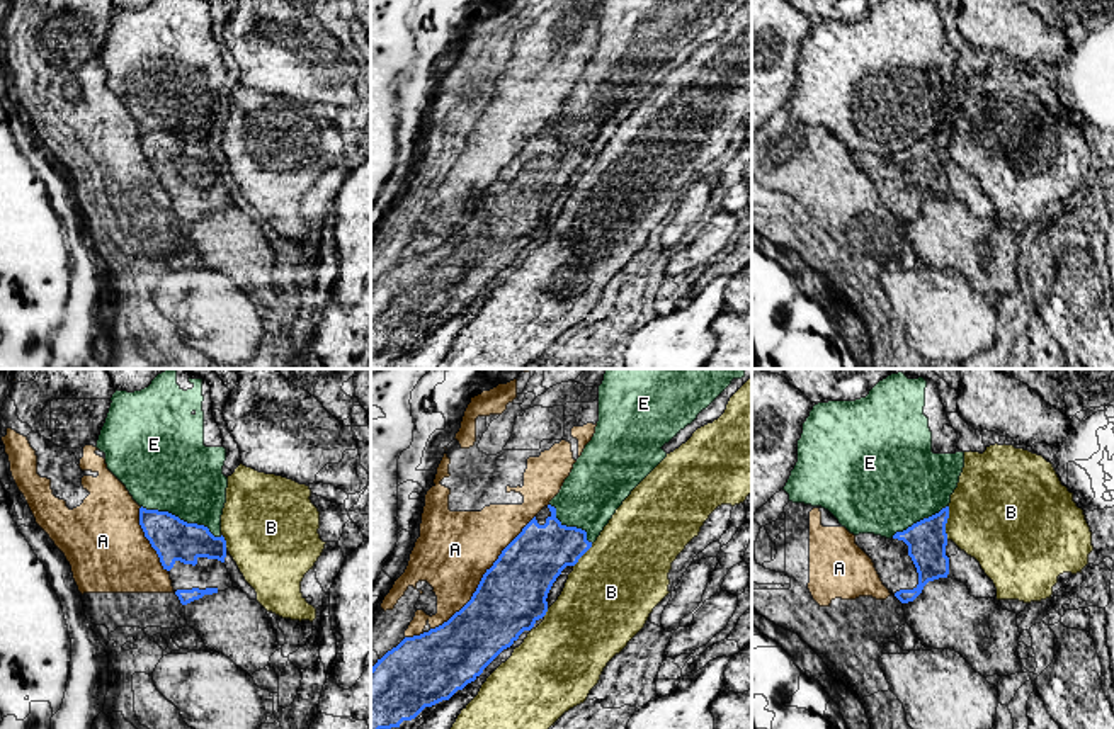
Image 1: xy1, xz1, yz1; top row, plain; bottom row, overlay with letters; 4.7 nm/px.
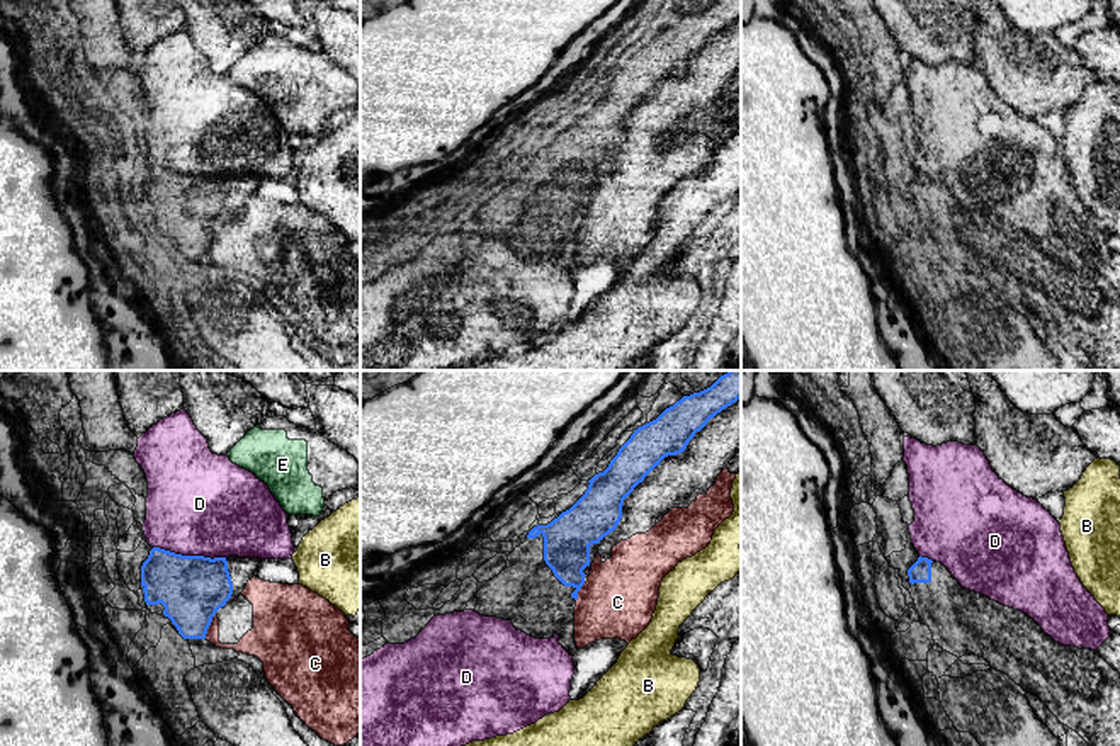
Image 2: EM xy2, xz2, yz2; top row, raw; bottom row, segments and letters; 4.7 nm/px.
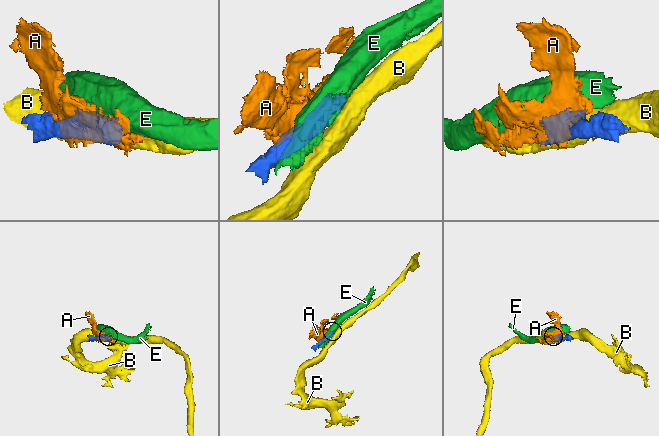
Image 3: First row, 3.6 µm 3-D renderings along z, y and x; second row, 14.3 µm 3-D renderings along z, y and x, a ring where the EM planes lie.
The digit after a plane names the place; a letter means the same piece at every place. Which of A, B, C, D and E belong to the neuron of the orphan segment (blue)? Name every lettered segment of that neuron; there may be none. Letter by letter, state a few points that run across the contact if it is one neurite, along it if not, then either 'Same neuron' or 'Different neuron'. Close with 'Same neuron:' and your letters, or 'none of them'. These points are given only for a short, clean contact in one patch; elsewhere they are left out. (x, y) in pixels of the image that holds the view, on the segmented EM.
A: Different neuron
B: Different neuron
C: Line: xy2 (214, 614), (204, 638). Different neuron
D: Different neuron
E: Different neuron
Same neuron: none of them

